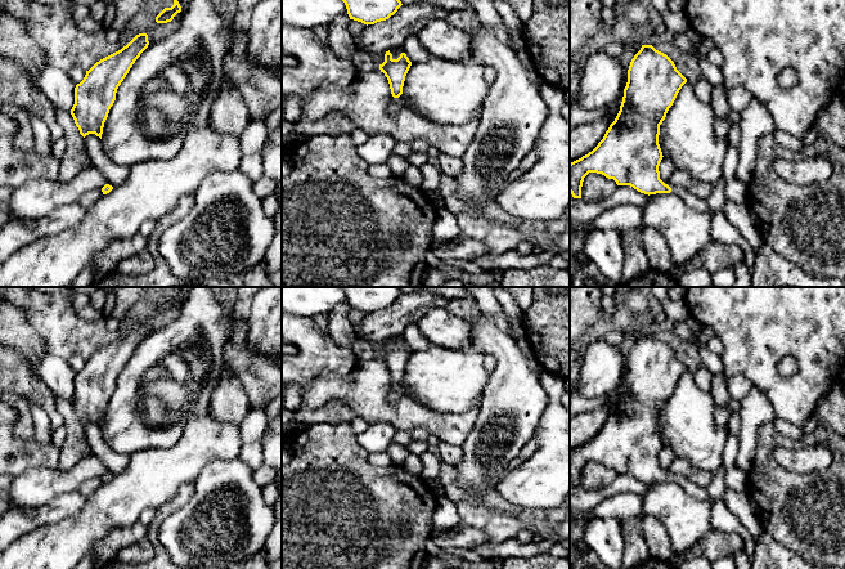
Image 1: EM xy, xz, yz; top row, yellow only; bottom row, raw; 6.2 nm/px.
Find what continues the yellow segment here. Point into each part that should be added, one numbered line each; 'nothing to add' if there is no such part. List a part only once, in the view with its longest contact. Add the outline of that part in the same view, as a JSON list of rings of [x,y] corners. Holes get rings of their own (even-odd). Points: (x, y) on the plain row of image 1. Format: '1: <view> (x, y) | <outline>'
1: yz (697, 492) | [[[666,470],[665,472],[668,472],[671,476],[670,481],[679,484],[693,498],[696,498],[698,501],[709,501],[707,490],[705,487],[700,487],[700,485],[689,481],[687,478],[684,478],[679,474],[674,474],[669,470]]]

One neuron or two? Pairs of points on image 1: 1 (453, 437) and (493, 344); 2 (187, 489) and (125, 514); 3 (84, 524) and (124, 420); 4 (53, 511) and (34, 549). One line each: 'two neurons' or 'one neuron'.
1: two neurons
2: two neurons
3: two neurons
4: two neurons

